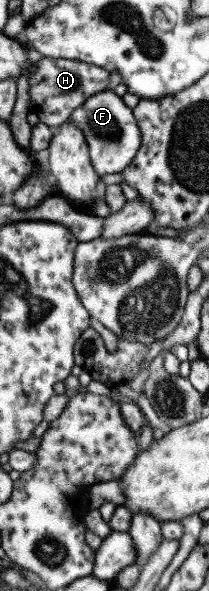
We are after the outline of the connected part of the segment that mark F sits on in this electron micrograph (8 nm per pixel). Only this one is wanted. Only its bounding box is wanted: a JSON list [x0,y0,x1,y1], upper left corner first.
[68,90,141,176]

